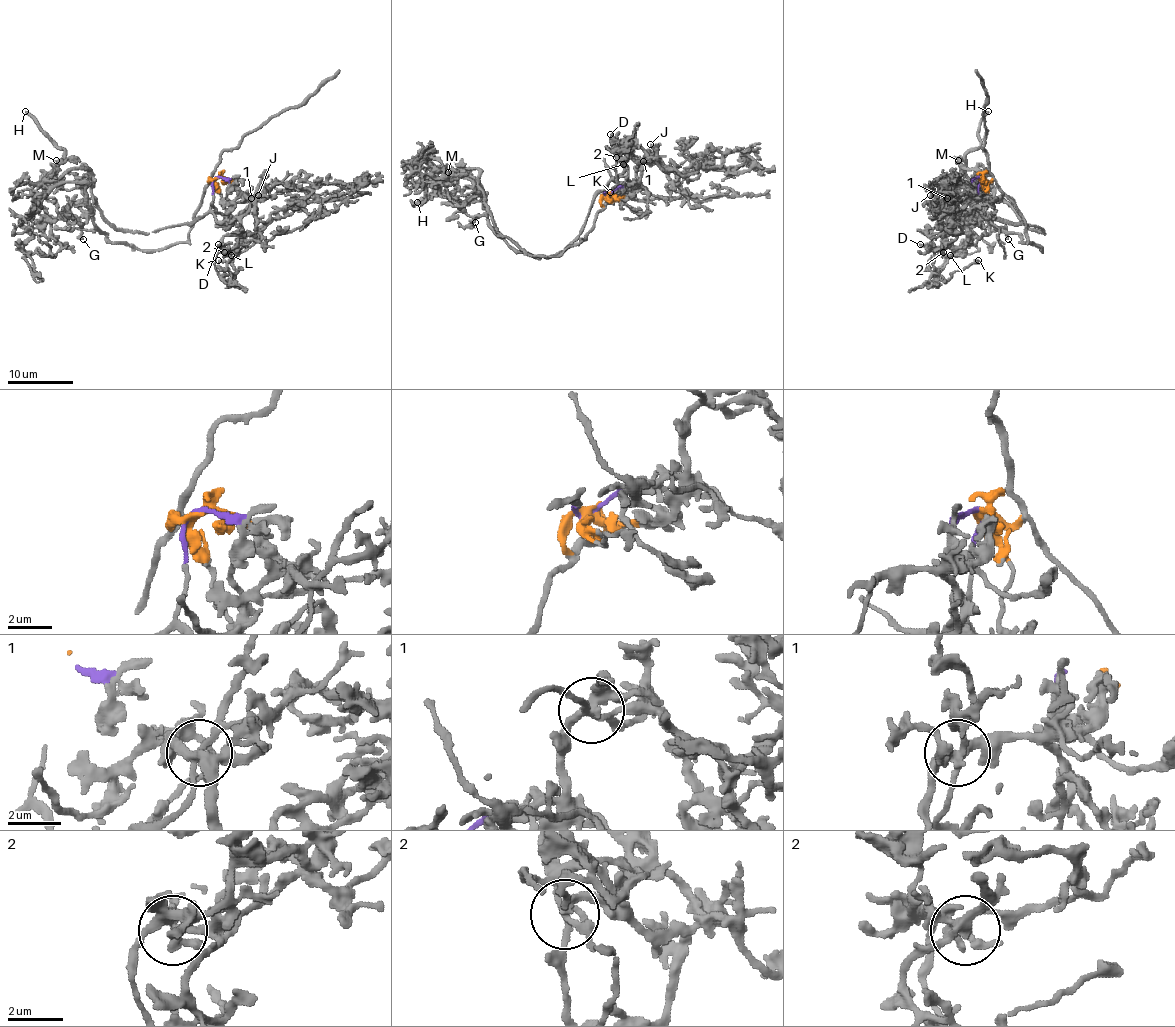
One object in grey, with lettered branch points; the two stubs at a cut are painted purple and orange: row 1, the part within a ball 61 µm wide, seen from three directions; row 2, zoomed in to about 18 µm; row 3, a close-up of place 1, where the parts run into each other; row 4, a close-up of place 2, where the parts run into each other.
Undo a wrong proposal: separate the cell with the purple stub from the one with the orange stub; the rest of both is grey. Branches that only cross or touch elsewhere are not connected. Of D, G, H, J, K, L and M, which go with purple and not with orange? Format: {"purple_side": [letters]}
{"purple_side": ["D", "H", "K", "L", "M"]}

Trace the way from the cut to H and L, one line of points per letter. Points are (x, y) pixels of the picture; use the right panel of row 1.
H: (980, 177), (982, 216), (1044, 233), (972, 169), (959, 180), (969, 182), (965, 154), (980, 144), (988, 112)
L: (980, 177), (975, 213), (967, 221), (957, 223), (949, 223), (944, 218), (933, 229), (931, 247), (951, 255)

